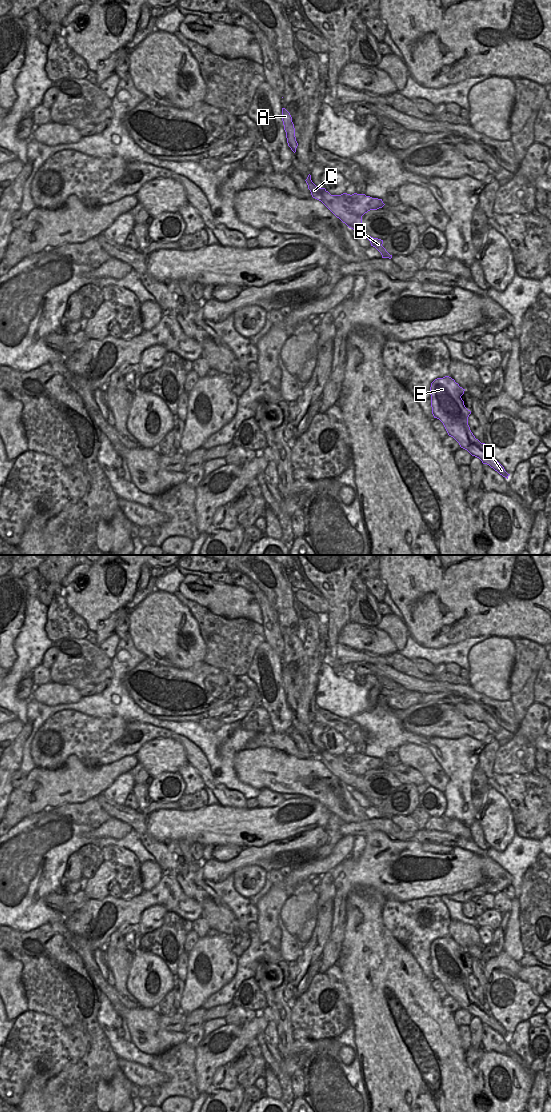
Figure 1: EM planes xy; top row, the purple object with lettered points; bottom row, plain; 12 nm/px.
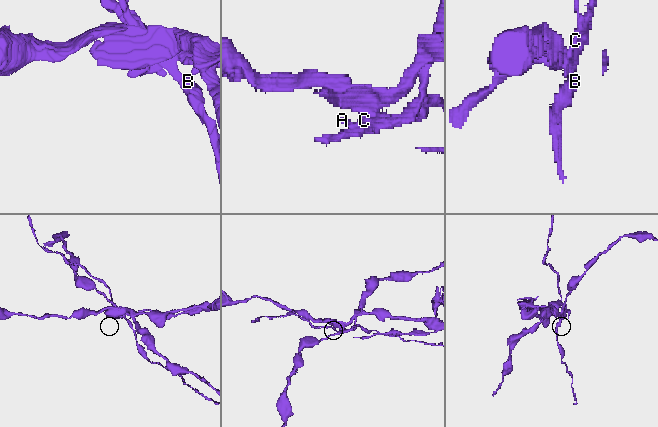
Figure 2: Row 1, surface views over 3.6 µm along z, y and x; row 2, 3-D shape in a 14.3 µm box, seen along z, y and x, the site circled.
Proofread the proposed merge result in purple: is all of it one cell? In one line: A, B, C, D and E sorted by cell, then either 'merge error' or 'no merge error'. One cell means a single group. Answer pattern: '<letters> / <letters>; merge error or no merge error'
A B D E / C; merge error

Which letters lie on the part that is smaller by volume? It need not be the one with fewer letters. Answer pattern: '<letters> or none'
A, B, D, E

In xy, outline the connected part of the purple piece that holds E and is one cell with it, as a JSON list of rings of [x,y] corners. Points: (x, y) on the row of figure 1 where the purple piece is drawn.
[[[449,376],[437,378],[431,383],[431,407],[434,418],[439,419],[449,436],[453,437],[461,448],[479,458],[500,475],[508,479],[504,467],[493,457],[485,443],[475,438],[468,425],[468,410],[461,396],[465,389]]]

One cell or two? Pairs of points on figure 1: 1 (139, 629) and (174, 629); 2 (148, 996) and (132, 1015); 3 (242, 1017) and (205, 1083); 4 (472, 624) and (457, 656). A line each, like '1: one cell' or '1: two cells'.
1: one cell
2: two cells
3: two cells
4: two cells

